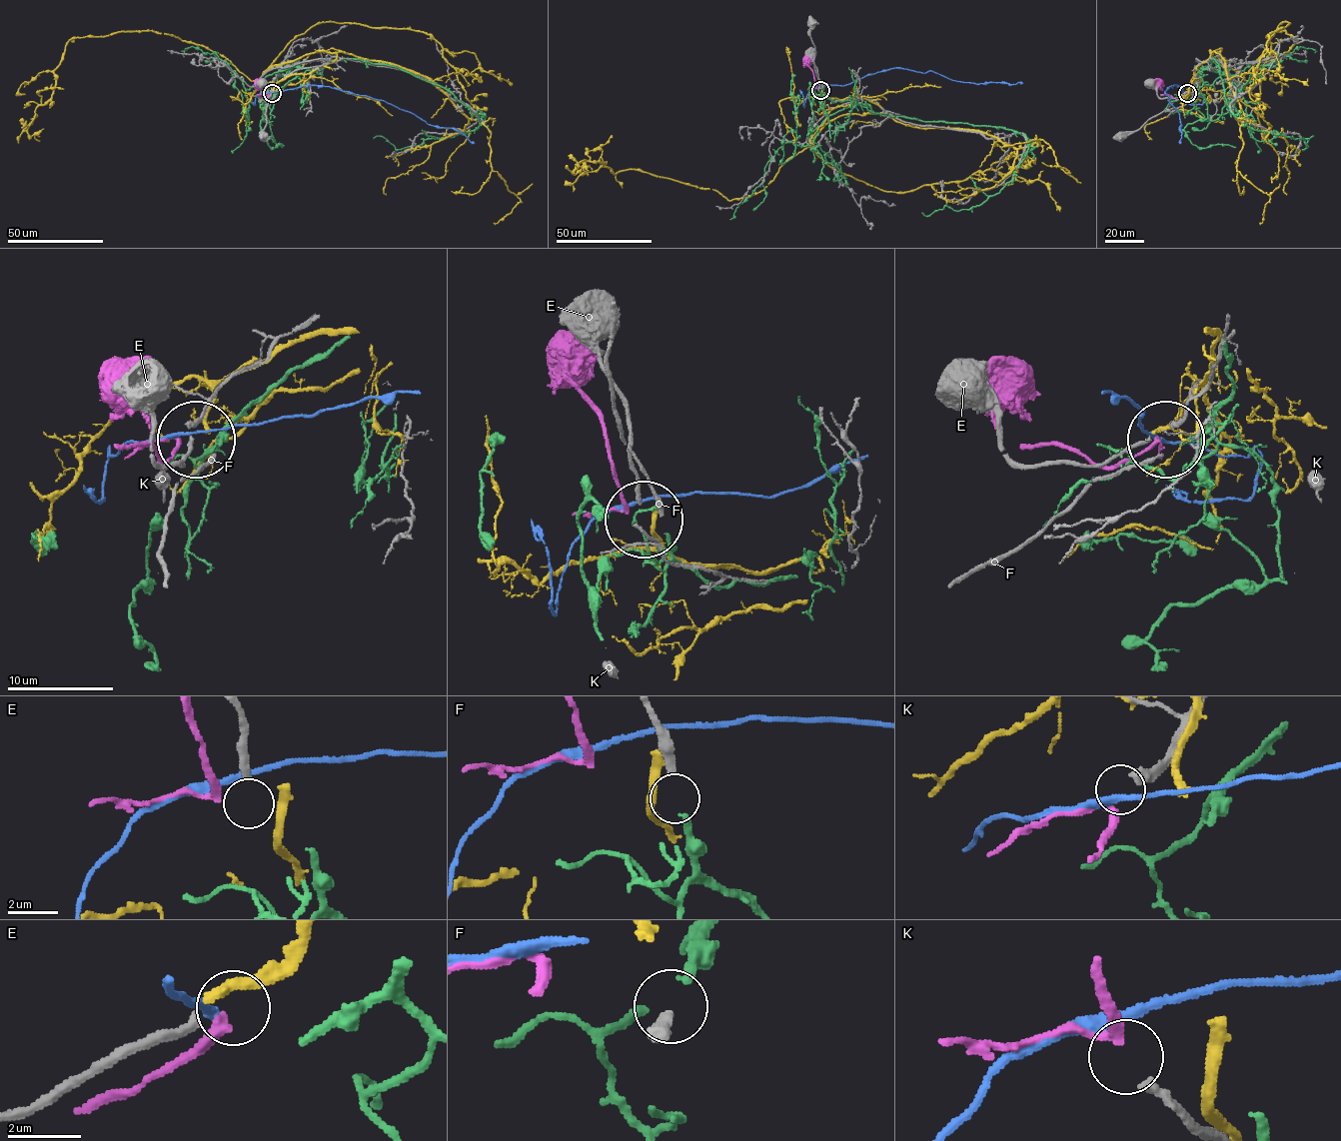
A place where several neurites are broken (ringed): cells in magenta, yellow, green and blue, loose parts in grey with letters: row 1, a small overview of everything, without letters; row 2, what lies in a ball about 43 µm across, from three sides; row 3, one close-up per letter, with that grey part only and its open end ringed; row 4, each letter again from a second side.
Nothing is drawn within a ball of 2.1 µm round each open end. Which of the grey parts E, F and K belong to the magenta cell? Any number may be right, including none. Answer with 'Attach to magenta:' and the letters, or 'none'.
Attach to magenta: K

